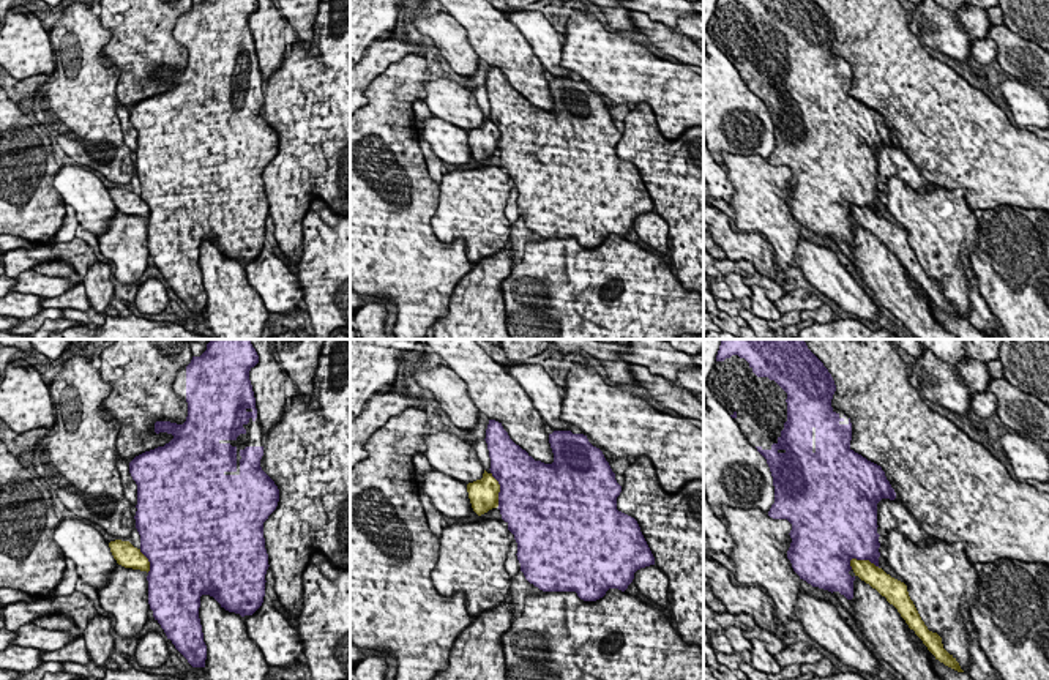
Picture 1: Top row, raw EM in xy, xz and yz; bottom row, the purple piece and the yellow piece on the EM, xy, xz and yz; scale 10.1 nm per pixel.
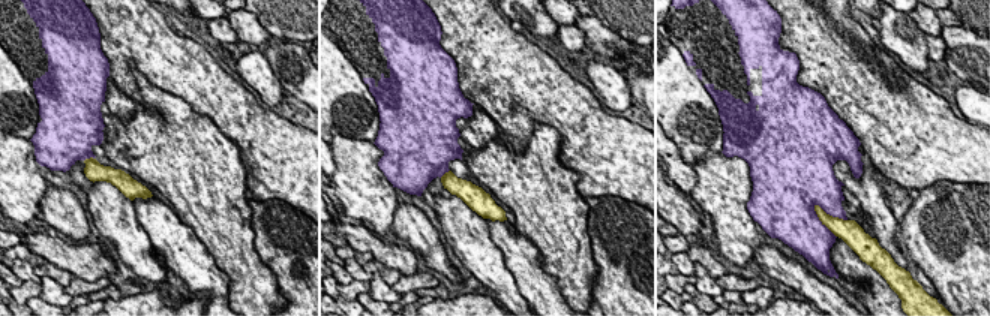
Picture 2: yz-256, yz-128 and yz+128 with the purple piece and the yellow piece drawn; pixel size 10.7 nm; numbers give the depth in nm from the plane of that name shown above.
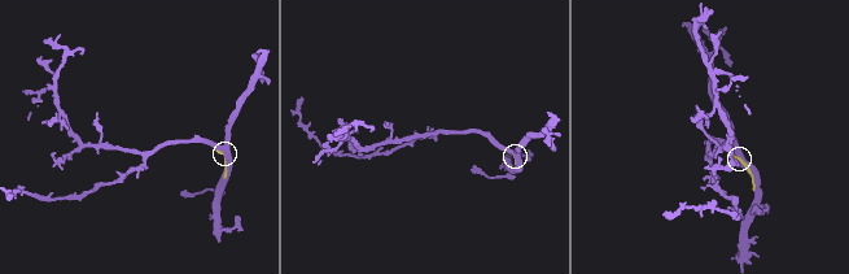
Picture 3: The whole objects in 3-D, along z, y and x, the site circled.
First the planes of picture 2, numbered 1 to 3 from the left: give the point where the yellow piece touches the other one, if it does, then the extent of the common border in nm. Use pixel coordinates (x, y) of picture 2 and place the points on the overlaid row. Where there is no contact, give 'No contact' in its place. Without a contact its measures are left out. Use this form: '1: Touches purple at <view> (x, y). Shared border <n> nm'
1: Touches purple at yz-256 (89, 158). Shared border 120 nm
2: Touches purple at yz-128 (444, 172). Shared border 140 nm
3: Touches purple at yz+128 (819, 220). Shared border 440 nm

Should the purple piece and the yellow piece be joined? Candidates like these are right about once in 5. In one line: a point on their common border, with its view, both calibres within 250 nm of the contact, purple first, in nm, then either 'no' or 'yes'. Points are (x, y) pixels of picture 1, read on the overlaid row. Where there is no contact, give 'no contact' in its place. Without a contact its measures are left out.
contact yz (865, 559); calibres 440 and 200 nm; no

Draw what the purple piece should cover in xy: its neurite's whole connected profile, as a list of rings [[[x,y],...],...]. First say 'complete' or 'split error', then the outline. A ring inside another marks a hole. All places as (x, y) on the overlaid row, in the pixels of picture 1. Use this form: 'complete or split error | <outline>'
split error | [[[210,339],[207,344],[207,350],[200,357],[192,357],[191,363],[186,368],[181,368],[177,372],[174,380],[174,391],[177,396],[188,402],[188,417],[183,424],[170,423],[170,421],[156,421],[155,432],[167,432],[172,434],[174,439],[164,446],[158,446],[155,450],[145,451],[136,456],[129,462],[129,473],[137,484],[137,511],[136,511],[136,529],[140,535],[140,552],[150,562],[150,571],[147,576],[148,581],[148,604],[153,611],[155,620],[164,630],[167,639],[172,641],[175,648],[188,659],[192,667],[205,667],[207,659],[207,645],[203,642],[202,625],[199,618],[200,596],[210,595],[213,596],[221,607],[229,612],[245,615],[252,615],[263,603],[265,596],[265,574],[268,570],[268,554],[265,549],[263,538],[263,522],[268,516],[276,510],[279,502],[279,489],[274,481],[262,470],[260,459],[263,456],[263,431],[259,423],[256,398],[252,391],[252,385],[249,380],[249,371],[259,363],[259,355],[251,344],[251,339]]]

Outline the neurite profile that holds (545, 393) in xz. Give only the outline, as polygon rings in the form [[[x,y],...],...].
[[[516,363],[505,371],[525,390],[533,407],[554,431],[571,431],[571,424],[560,420],[563,398],[560,387],[541,364]]]

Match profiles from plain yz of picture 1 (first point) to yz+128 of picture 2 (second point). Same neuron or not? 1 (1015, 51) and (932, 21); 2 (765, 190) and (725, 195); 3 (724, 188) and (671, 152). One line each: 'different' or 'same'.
1: different
2: same
3: same

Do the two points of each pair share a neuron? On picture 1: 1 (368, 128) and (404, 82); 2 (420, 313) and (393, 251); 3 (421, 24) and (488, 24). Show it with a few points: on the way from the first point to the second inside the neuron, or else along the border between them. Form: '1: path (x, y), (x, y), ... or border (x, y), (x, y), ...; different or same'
1: path (379, 117), (390, 106), (393, 93); same
2: path (418, 297), (407, 267); same
3: border (451, 16), (464, 29), (466, 38), (477, 57); different

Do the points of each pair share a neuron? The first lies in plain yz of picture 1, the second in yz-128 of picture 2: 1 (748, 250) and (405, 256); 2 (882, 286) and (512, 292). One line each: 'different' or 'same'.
1: same
2: same

